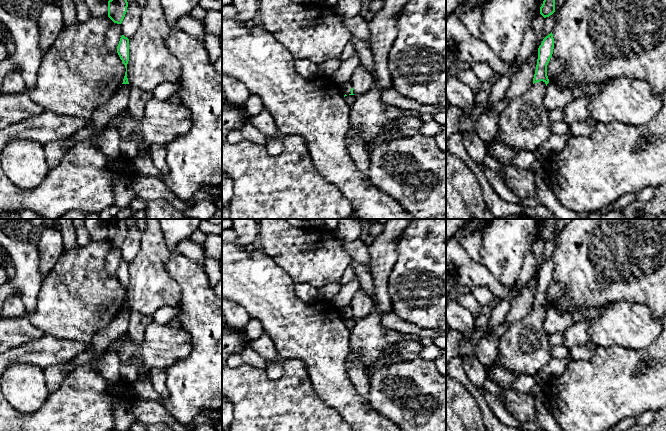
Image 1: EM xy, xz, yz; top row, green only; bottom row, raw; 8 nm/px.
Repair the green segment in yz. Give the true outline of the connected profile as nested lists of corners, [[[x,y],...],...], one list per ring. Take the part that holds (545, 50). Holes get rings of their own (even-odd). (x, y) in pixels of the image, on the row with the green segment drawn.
[[[551,32],[538,48],[533,85],[522,96],[513,98],[500,114],[497,139],[508,146],[533,152],[551,135],[544,95],[549,83],[547,65],[553,48]]]

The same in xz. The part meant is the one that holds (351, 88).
[[[350,80],[339,84],[338,87],[340,89],[340,92],[344,95],[344,97],[347,95],[354,95],[352,84]]]

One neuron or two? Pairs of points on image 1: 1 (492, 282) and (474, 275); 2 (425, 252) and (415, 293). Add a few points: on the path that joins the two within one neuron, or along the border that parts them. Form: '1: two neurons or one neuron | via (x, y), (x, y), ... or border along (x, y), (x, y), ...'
1: one neuron | via (488, 280), (478, 275)
2: one neuron | via (425, 262), (425, 283)

